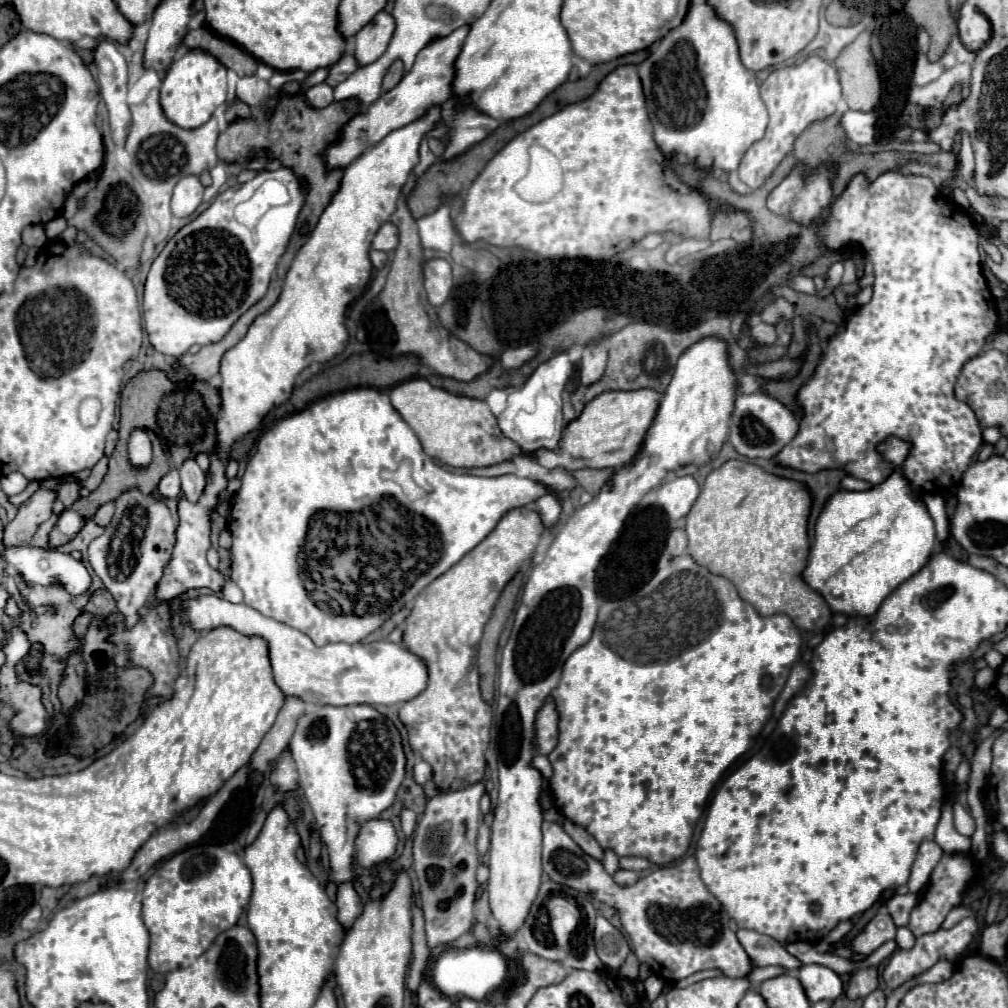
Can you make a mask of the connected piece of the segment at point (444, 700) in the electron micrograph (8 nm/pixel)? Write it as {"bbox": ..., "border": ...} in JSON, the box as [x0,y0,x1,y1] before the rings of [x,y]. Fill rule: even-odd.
{"bbox":[399,507,543,793],"border":[[[517,507],[507,511],[497,527],[473,549],[469,551],[457,565],[453,565],[445,575],[437,577],[417,599],[413,601],[411,613],[405,619],[403,629],[403,645],[417,657],[421,657],[427,665],[429,681],[425,691],[421,691],[417,697],[405,701],[399,707],[399,719],[407,727],[409,745],[415,753],[423,755],[423,759],[433,767],[433,783],[441,793],[459,791],[465,787],[471,787],[473,783],[481,781],[483,769],[485,769],[485,747],[489,743],[489,725],[491,725],[491,707],[481,696],[479,687],[480,677],[469,677],[475,674],[475,653],[479,639],[483,635],[483,627],[491,615],[491,609],[501,595],[507,581],[519,571],[521,563],[531,559],[535,553],[535,547],[541,539],[543,525],[539,515],[529,507]]]}

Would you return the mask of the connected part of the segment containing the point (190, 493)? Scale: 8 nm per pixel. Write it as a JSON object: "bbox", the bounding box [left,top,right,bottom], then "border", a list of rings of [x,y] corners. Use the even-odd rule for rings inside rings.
{"bbox":[179,459,207,503],"border":[[[187,459],[183,463],[183,467],[179,469],[179,473],[181,473],[181,491],[183,491],[183,497],[189,499],[191,503],[197,503],[197,499],[203,495],[203,491],[207,487],[205,473],[199,469],[199,465],[195,463],[195,459]]]}

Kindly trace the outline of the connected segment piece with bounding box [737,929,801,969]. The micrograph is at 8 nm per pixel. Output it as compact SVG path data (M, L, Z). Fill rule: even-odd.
M739 929L737 939L751 957L753 965L757 967L767 967L767 965L781 965L787 969L797 969L801 963L793 955L787 953L785 945L775 941L773 937L761 935L751 929Z

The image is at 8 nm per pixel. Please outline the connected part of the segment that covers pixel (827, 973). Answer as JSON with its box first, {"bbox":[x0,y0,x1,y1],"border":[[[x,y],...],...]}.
{"bbox":[799,965,843,1003],"border":[[[801,965],[799,981],[811,1003],[817,1001],[835,1001],[843,993],[839,975],[823,965]]]}

